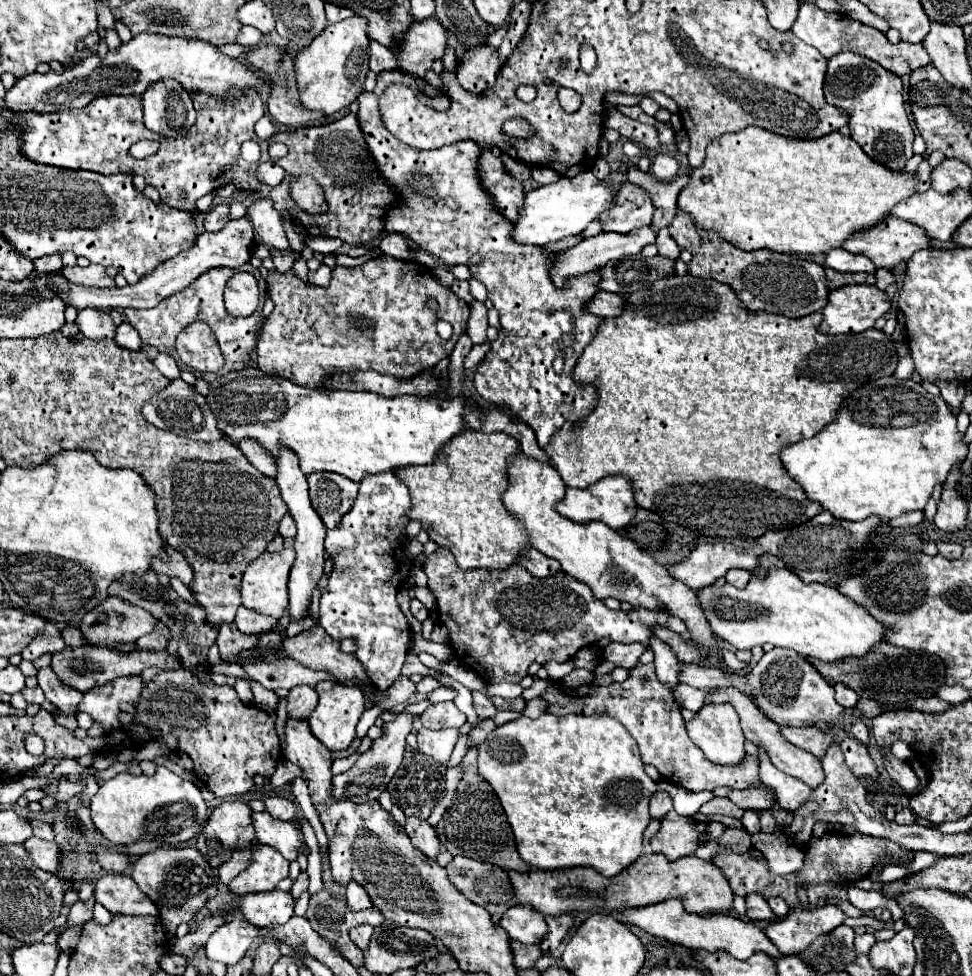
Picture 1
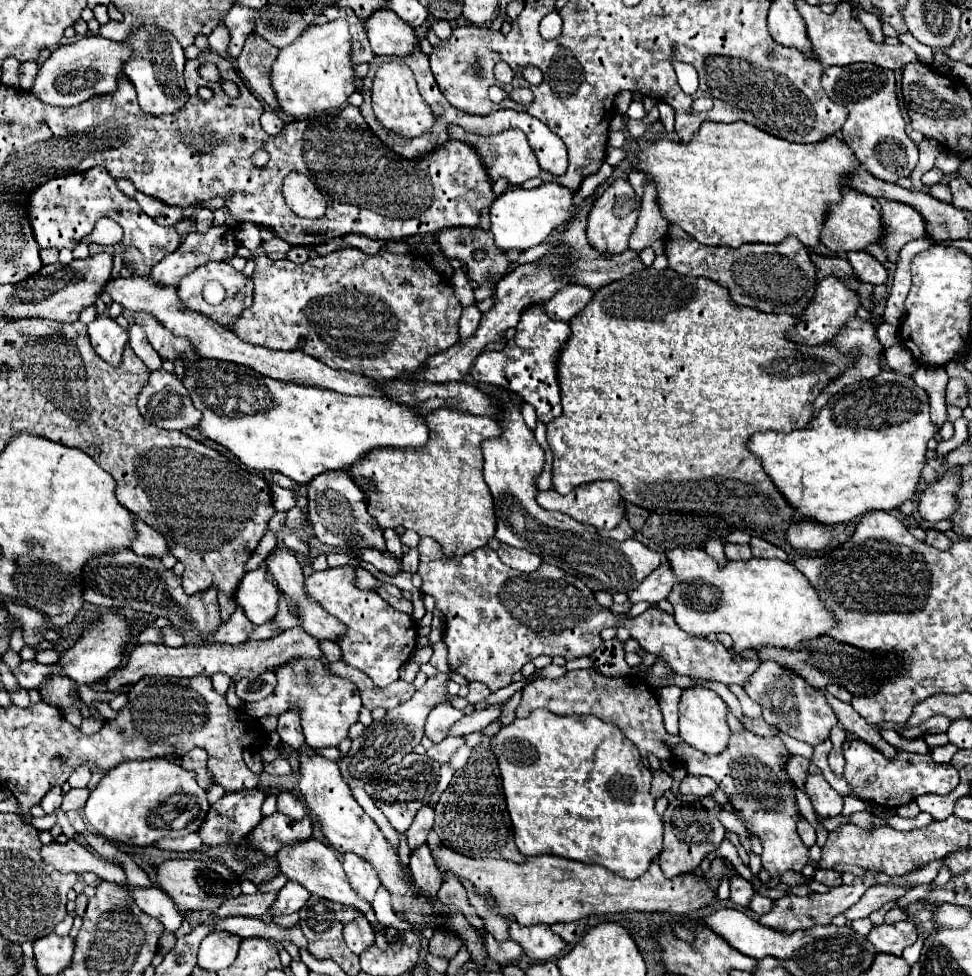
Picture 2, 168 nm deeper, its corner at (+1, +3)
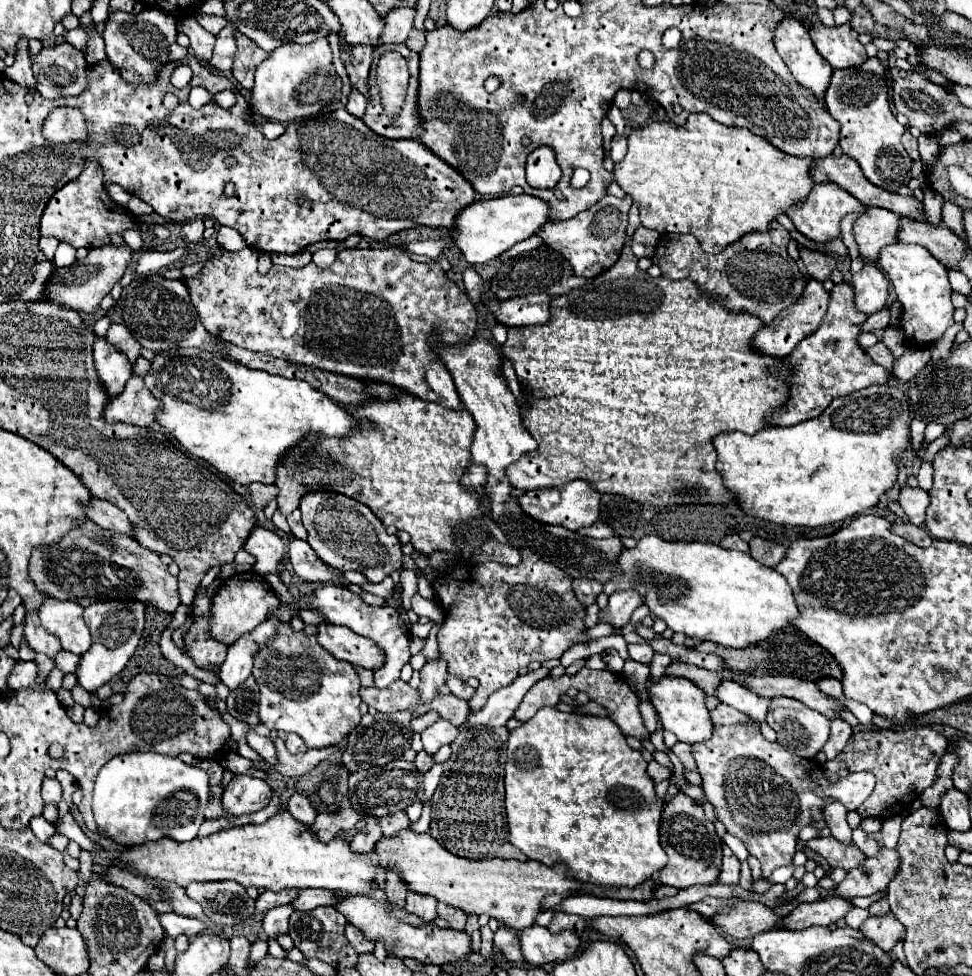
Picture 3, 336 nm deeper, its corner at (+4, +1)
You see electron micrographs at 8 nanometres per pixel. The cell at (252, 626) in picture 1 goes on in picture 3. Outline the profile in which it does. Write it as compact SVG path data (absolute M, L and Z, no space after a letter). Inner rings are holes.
M203 591L201 595L195 595L193 601L193 617L195 623L189 627L187 635L185 635L185 645L189 651L189 657L195 661L197 667L201 669L219 669L221 663L225 661L225 653L227 647L221 645L219 641L213 641L209 637L209 595L207 591Z

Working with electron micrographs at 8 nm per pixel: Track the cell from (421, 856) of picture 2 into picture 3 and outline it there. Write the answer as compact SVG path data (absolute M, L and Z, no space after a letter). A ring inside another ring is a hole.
M409 893L407 903L405 903L405 911L411 915L417 915L421 921L425 921L425 925L429 925L437 917L435 905L437 905L437 901L433 901L431 897L417 897L415 893Z

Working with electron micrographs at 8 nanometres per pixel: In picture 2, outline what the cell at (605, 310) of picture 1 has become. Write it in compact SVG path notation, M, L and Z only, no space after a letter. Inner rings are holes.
M570 285L560 289L556 297L544 303L544 307L548 307L548 313L556 315L556 319L570 321L592 301L592 297L594 297L592 289L584 285Z

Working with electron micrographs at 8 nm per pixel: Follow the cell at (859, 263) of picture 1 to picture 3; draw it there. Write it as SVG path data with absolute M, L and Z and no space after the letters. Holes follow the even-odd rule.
M863 265L863 269L853 275L853 289L857 311L865 313L867 317L887 307L889 283L877 265Z

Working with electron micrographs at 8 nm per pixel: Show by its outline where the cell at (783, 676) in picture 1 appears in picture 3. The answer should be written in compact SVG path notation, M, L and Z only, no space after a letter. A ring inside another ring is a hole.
M775 697L769 707L769 713L767 713L767 723L769 723L769 727L775 729L779 745L783 745L789 753L795 753L805 759L813 759L823 749L825 741L829 739L831 721L825 715L809 709L807 705L803 705L801 701L795 701L795 699Z

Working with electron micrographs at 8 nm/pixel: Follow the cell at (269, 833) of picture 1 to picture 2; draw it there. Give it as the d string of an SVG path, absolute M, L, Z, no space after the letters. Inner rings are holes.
M306 839L306 841L296 841L290 845L282 845L276 853L276 859L280 861L280 869L282 873L290 879L290 881L298 881L302 887L306 887L310 893L314 895L322 895L324 899L332 899L336 903L344 903L344 905L352 905L358 911L364 913L364 917L376 927L376 917L372 911L372 905L368 901L364 901L362 897L358 897L348 879L346 873L342 869L342 863L338 861L338 857L332 853L330 847L326 847L322 841L318 839Z

